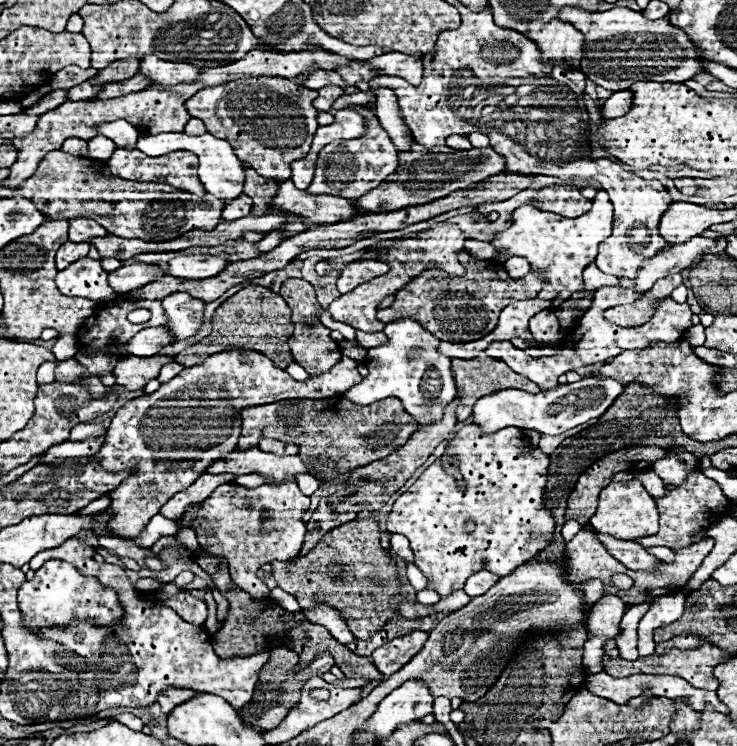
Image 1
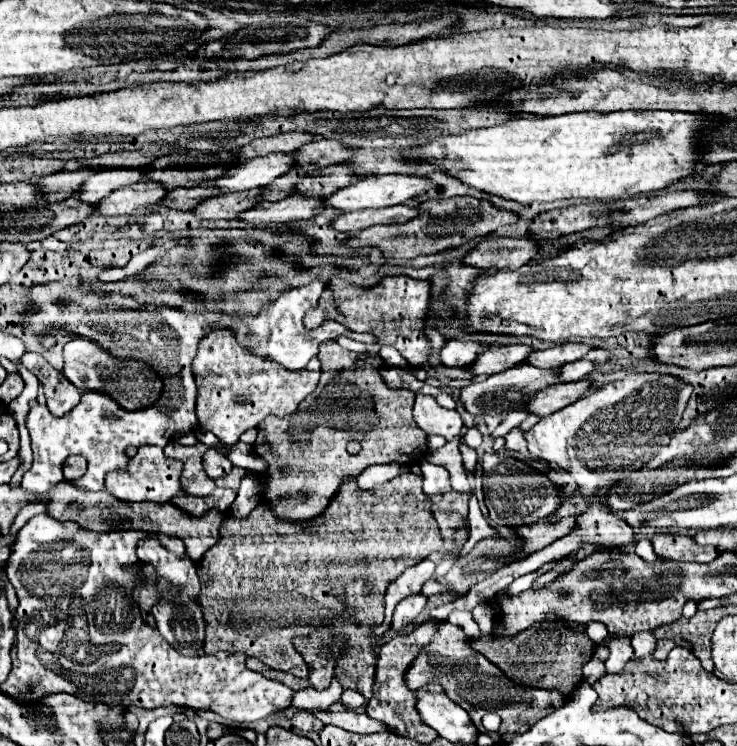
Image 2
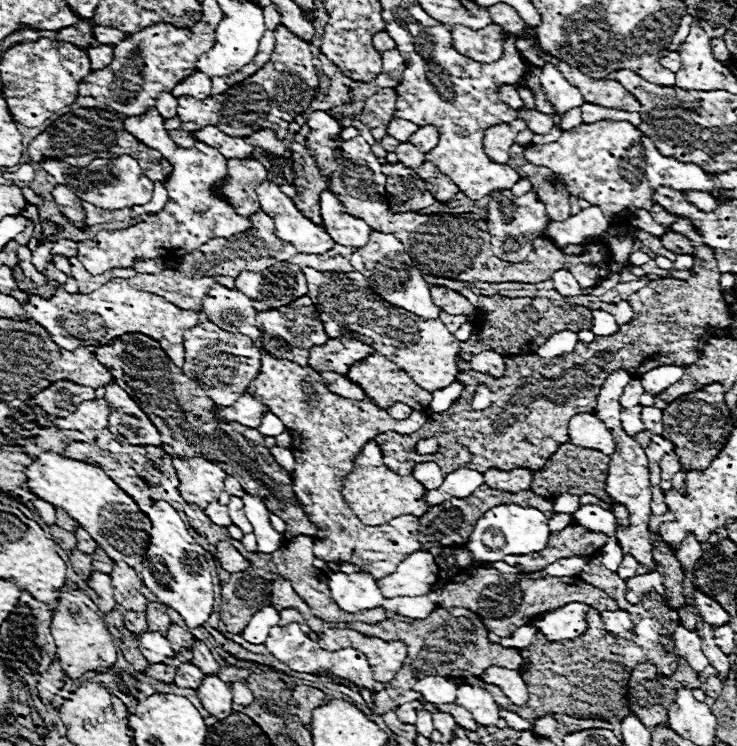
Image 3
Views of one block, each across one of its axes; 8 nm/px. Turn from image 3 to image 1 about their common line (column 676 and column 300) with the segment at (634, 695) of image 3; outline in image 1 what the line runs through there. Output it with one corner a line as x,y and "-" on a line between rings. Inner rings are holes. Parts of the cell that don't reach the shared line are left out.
274,648
270,652
270,662
264,666
264,670
260,672
260,680
258,680
258,686
254,690
254,696
252,696
252,702
248,702
246,706
242,706
238,710
242,722
246,726
258,726
258,728
264,728
264,730
270,730
274,726
278,726
278,722
282,722
282,718
290,712
290,706
294,706
294,702
298,702
298,694
300,694
300,686
302,682
306,682
306,678
312,678
312,676
322,676
324,672
330,670
332,666
332,656
328,652
322,652
314,658
314,662
310,666
306,666
304,670
297,670
296,664
299,662
298,654
294,654
292,650
288,648
-
286,671
292,672
288,678
286,678

